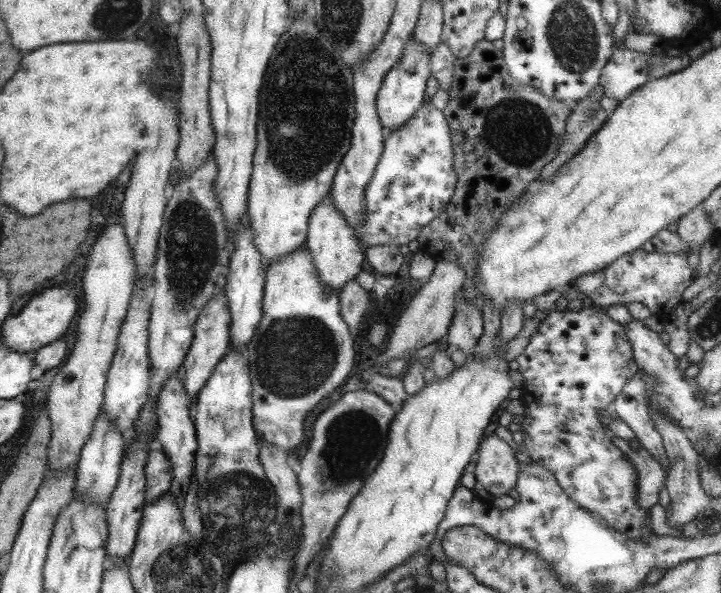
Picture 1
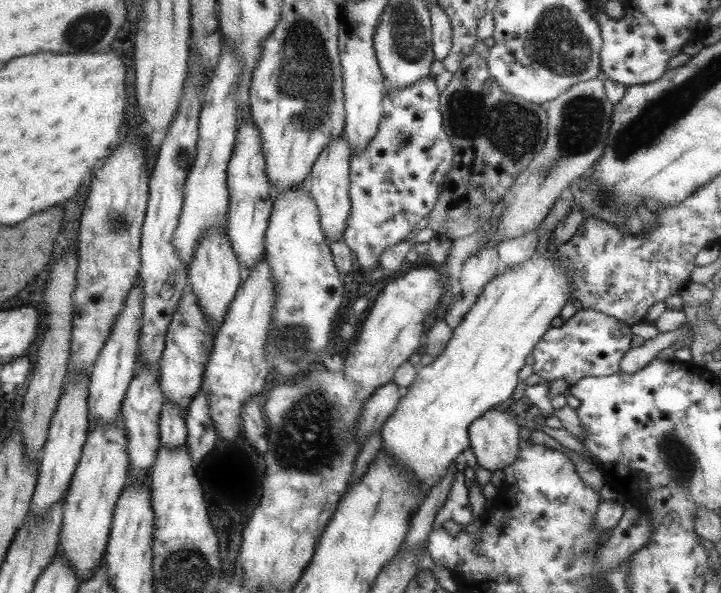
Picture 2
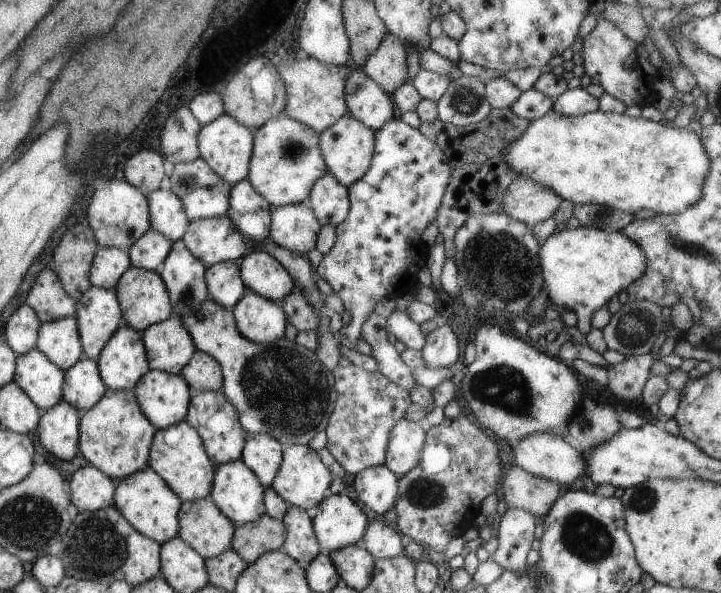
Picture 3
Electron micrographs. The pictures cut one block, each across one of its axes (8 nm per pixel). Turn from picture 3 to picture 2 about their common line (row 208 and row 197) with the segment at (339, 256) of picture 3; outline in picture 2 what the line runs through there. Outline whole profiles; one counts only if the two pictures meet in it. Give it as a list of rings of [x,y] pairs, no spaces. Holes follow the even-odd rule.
[[[430,77],[417,79],[413,86],[386,92],[377,132],[363,150],[350,156],[350,209],[342,239],[361,268],[376,267],[379,254],[405,240],[406,234],[428,216],[435,204],[453,154],[442,127],[439,94]]]

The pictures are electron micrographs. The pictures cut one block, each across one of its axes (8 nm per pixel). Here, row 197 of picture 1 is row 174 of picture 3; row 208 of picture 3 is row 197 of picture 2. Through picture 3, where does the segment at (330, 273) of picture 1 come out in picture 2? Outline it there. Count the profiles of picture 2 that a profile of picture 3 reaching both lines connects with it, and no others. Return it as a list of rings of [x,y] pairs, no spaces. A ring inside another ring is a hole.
[[[344,134],[341,138],[329,140],[321,154],[317,156],[309,169],[306,187],[313,202],[317,205],[319,214],[319,226],[324,232],[328,244],[331,241],[342,239],[342,232],[345,231],[345,222],[349,218],[350,200],[348,197],[348,168],[349,168],[349,146],[345,142]]]

